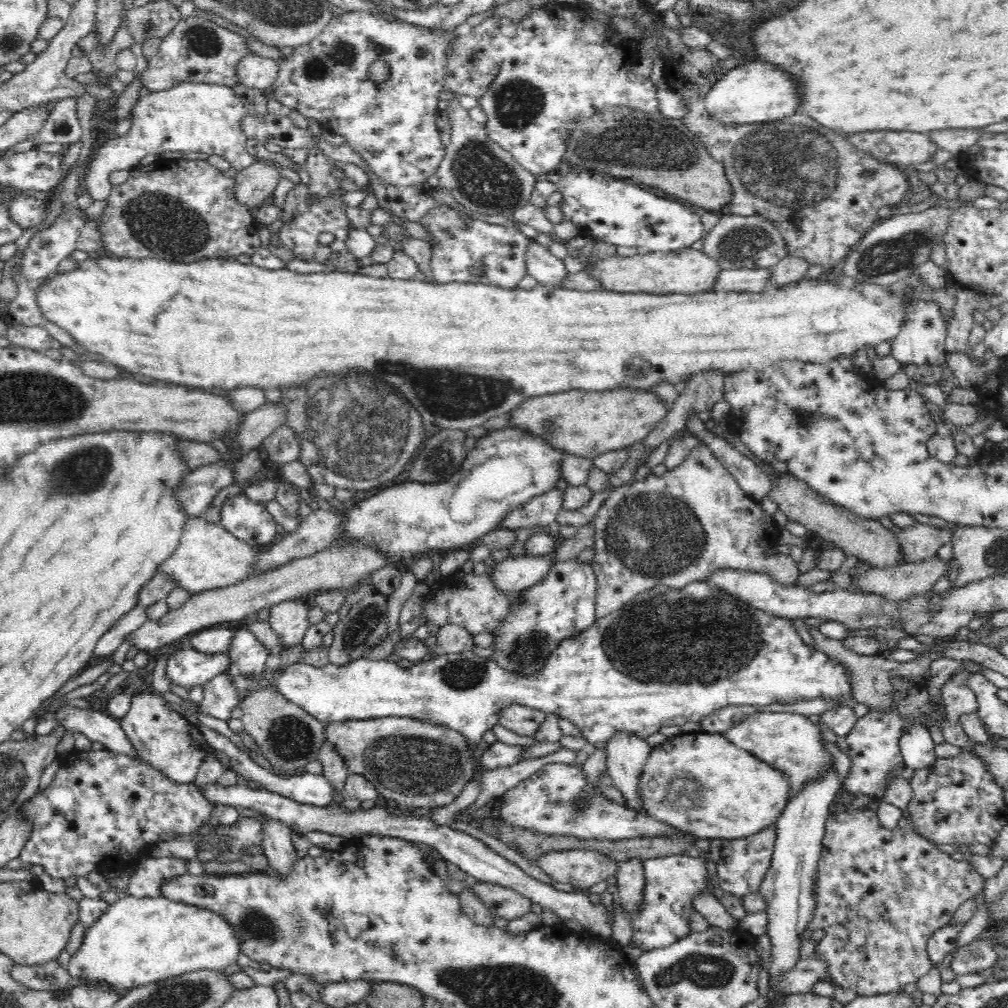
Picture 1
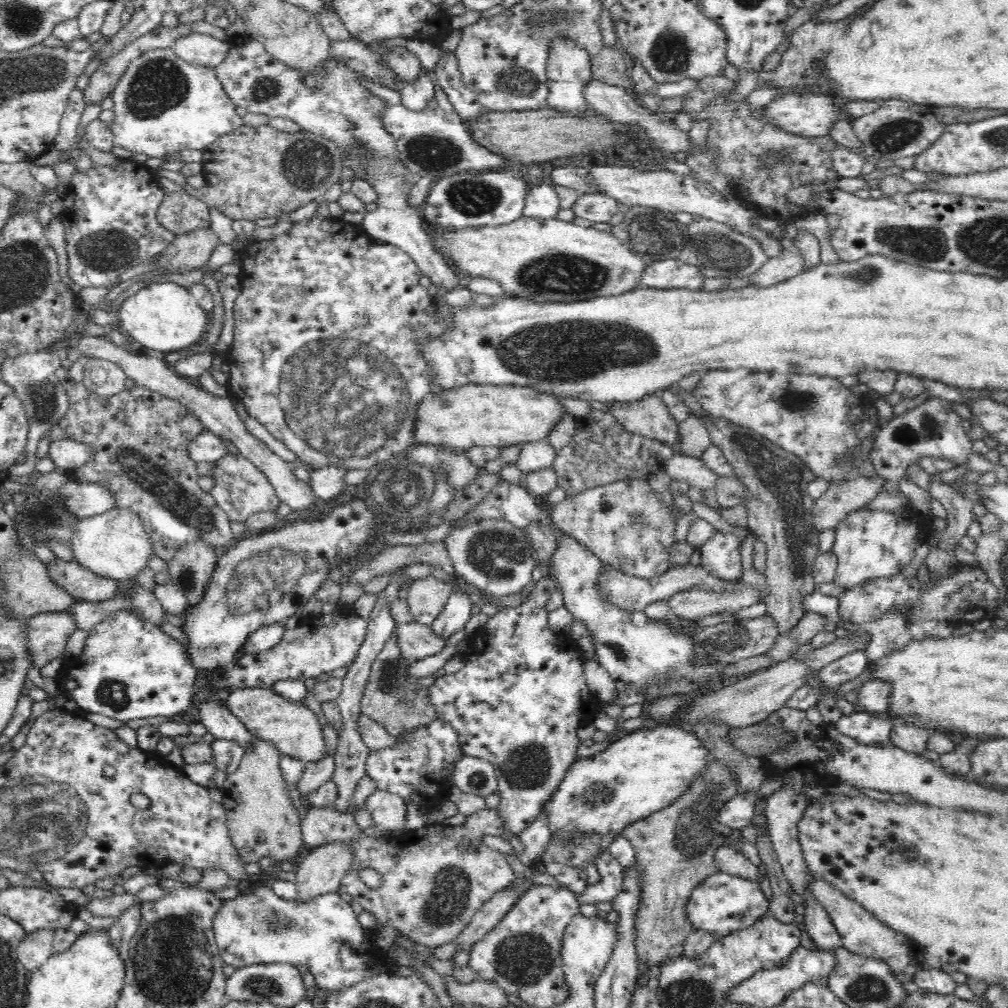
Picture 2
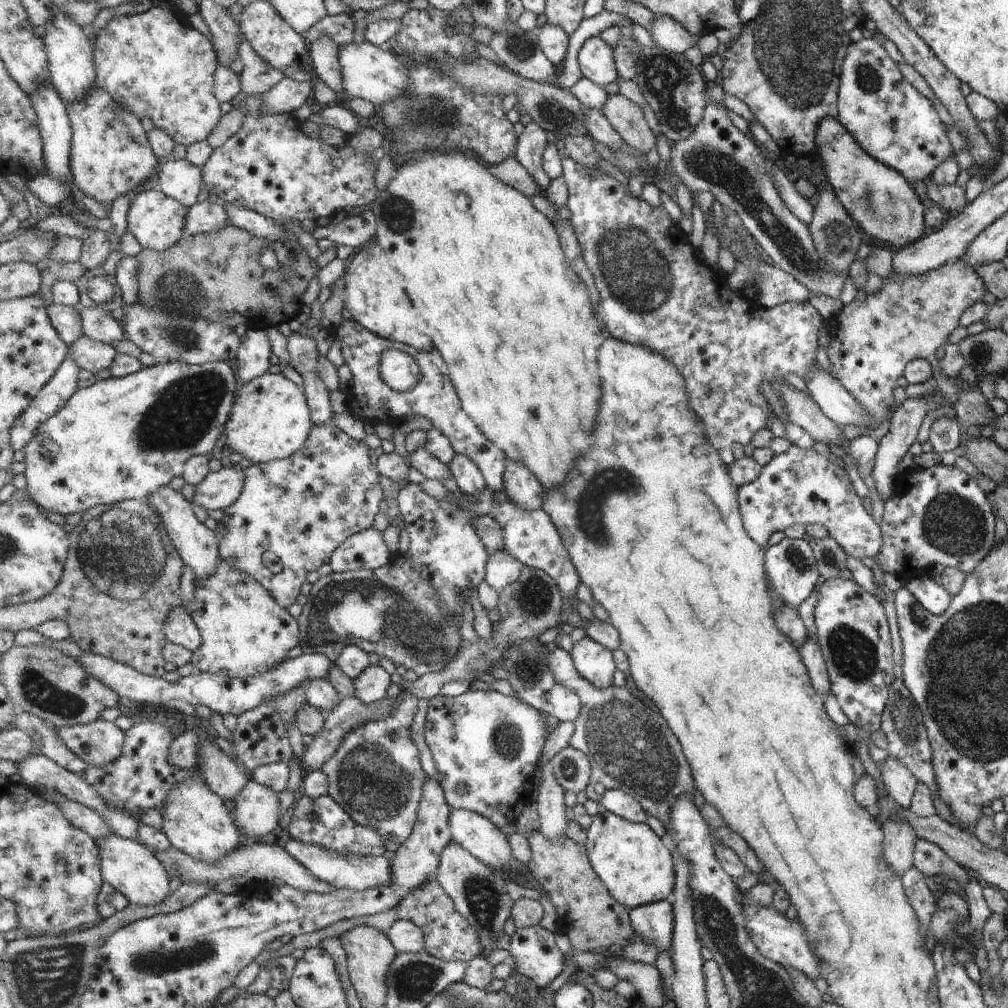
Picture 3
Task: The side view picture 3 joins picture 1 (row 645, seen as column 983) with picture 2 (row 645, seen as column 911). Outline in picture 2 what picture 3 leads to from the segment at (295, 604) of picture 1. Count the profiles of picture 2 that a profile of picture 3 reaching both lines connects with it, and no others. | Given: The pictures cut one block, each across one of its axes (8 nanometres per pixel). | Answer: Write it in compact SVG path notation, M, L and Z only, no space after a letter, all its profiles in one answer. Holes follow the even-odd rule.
M337 612L331 614L320 615L319 617L312 617L303 615L298 620L298 624L293 628L286 628L283 623L284 634L281 641L270 648L270 650L258 652L258 654L243 654L240 656L236 665L230 672L226 672L226 677L217 677L211 673L212 689L218 692L222 688L229 686L231 688L271 688L271 684L278 679L300 679L302 681L312 676L317 677L322 672L332 672L340 666L347 666L349 662L356 656L360 643L364 640L367 631L367 619L356 614L346 618Z

